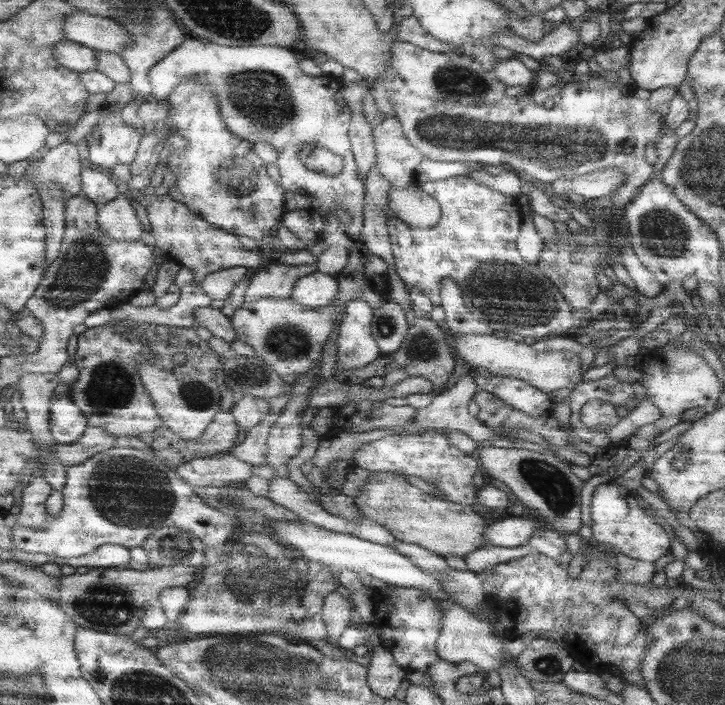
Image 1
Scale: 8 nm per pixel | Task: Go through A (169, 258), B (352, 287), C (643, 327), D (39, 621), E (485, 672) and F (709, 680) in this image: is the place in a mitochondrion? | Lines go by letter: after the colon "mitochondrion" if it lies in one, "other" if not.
A: other
B: other
C: other
D: other
E: other
F: mitochondrion

